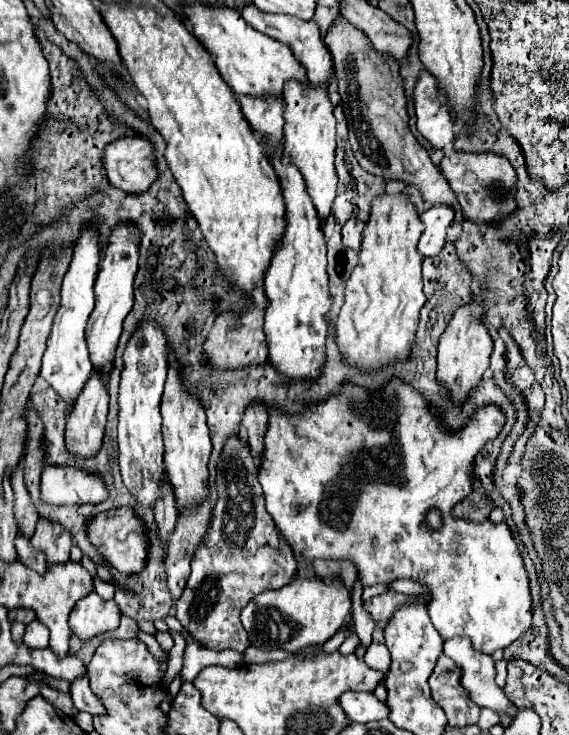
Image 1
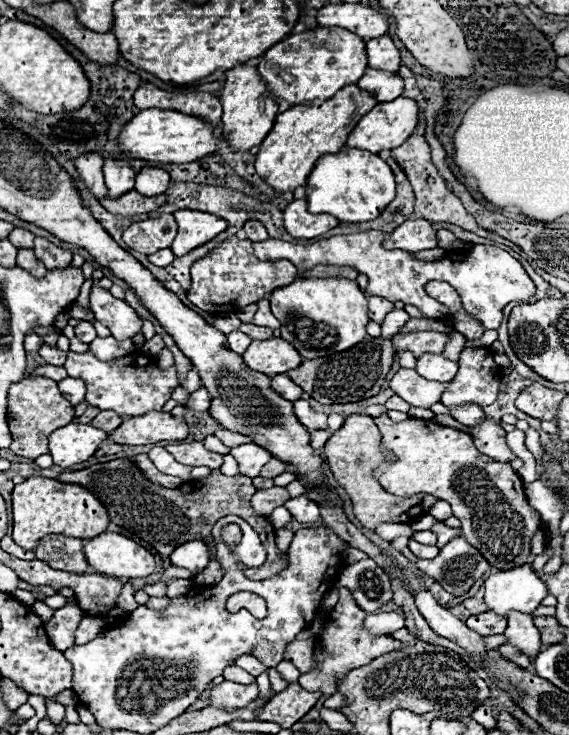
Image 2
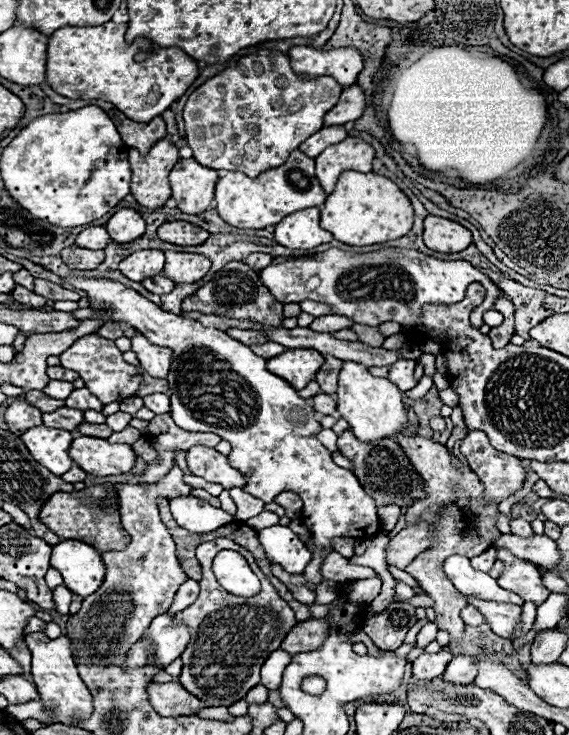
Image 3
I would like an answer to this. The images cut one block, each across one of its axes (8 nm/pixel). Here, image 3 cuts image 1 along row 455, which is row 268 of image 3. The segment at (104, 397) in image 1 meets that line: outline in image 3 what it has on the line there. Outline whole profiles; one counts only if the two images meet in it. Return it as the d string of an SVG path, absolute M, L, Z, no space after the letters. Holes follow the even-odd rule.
M78 246L64 248L60 256L72 270L94 270L104 262L104 250L86 250Z

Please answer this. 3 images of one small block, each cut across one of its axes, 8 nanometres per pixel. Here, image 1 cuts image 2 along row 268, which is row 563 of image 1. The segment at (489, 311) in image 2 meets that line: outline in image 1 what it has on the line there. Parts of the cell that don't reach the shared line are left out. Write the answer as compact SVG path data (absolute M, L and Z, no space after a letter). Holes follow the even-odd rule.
M390 378L378 390L366 390L366 388L362 388L362 386L354 384L354 382L344 382L340 386L340 392L334 392L332 396L324 398L320 404L306 406L296 414L286 414L286 412L276 410L272 406L272 410L268 410L268 430L266 430L266 436L264 436L264 458L262 458L260 476L258 476L258 480L262 484L262 490L264 490L264 496L266 496L266 510L274 518L276 526L280 528L280 532L284 534L288 544L292 546L294 556L296 556L296 560L298 560L298 564L302 568L310 570L310 564L312 564L314 558L352 560L356 564L356 568L358 568L358 580L364 586L392 582L392 580L400 580L400 578L418 580L420 584L424 584L432 592L432 601L428 605L428 614L434 628L440 632L440 636L444 640L454 638L454 636L468 636L472 640L474 648L480 648L480 652L492 654L496 648L506 648L508 644L512 644L516 638L520 638L532 626L532 596L530 596L528 572L524 568L524 560L522 560L522 554L518 550L518 544L514 542L506 522L500 522L500 524L494 524L490 520L468 522L468 520L456 518L452 514L452 508L472 492L474 460L482 452L484 444L488 440L494 440L500 434L504 422L506 422L506 418L504 418L504 412L502 412L500 406L484 404L482 408L478 408L472 414L468 424L462 426L460 430L456 430L456 432L444 430L442 424L440 424L438 412L432 412L430 402L426 400L426 396L420 394L410 382L404 382L400 378ZM432 508L438 510L440 516L442 516L442 526L436 528L436 530L426 526L426 514Z

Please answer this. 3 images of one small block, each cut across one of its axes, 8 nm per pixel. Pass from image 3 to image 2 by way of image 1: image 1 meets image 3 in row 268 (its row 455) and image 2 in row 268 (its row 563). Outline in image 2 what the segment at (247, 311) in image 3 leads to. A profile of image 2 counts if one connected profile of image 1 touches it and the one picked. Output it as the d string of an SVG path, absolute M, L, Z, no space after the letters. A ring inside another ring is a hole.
M236 236L224 240L218 248L214 248L204 260L198 260L192 266L192 286L188 290L188 298L194 306L214 314L214 312L226 312L230 304L234 304L234 312L262 300L272 290L282 288L290 282L294 282L298 270L288 260L276 260L276 262L262 262L254 256L254 248L250 240L238 240Z

